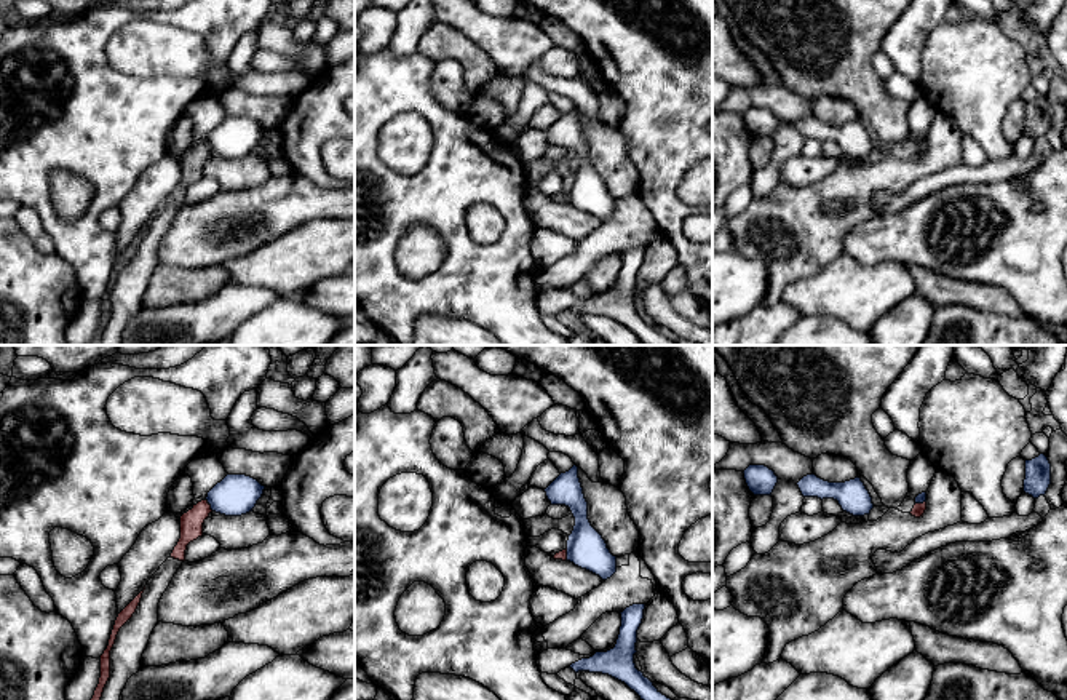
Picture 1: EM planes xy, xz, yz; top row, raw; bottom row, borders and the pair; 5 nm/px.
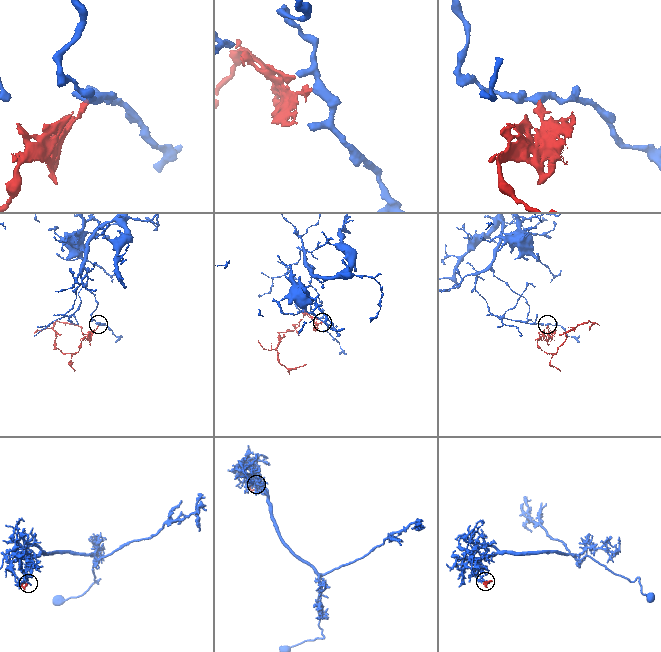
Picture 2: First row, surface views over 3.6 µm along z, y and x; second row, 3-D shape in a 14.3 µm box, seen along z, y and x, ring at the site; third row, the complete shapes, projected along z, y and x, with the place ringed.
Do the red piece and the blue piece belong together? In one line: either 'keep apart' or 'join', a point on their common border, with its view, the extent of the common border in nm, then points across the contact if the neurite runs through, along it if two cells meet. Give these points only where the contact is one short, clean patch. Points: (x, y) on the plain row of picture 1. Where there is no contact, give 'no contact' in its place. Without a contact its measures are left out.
keep apart; meets red in xy at (210, 147); contact 70 nm long; border along xy (206, 141), (213, 152)

